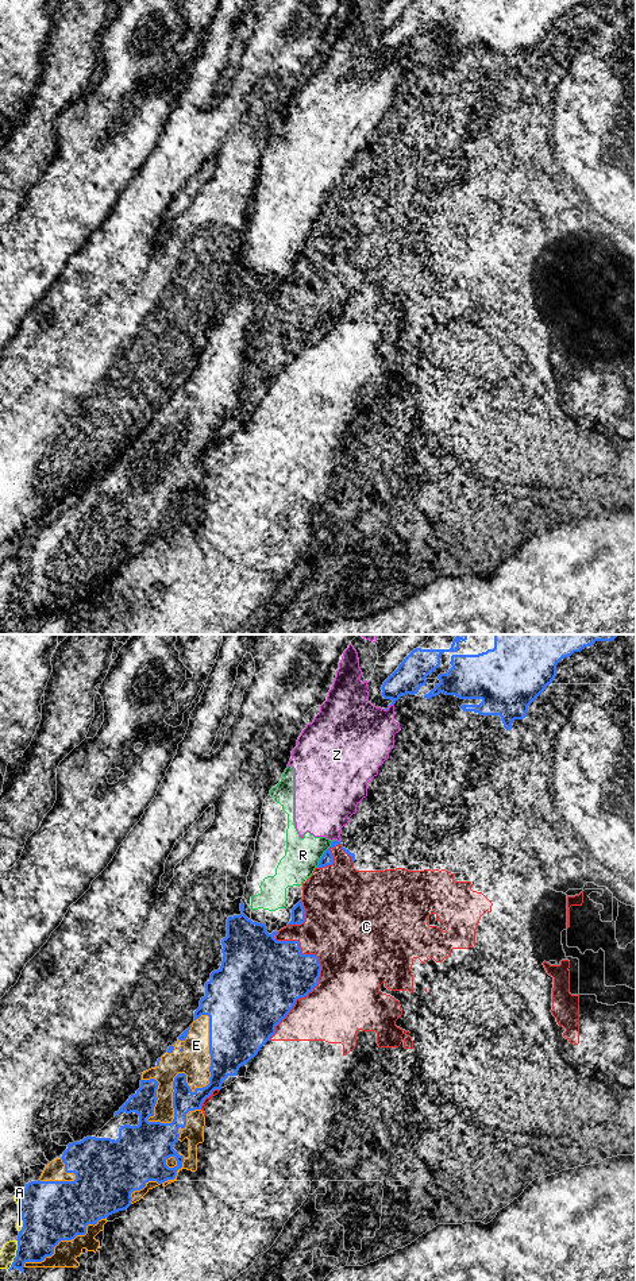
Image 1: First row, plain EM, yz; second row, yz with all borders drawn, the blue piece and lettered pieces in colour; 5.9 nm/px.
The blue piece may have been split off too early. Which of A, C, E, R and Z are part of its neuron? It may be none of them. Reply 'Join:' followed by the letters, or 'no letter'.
Join: E

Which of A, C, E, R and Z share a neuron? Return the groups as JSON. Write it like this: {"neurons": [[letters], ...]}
{"neurons": [["A", "R", "Z"], ["C"], ["E"]]}

